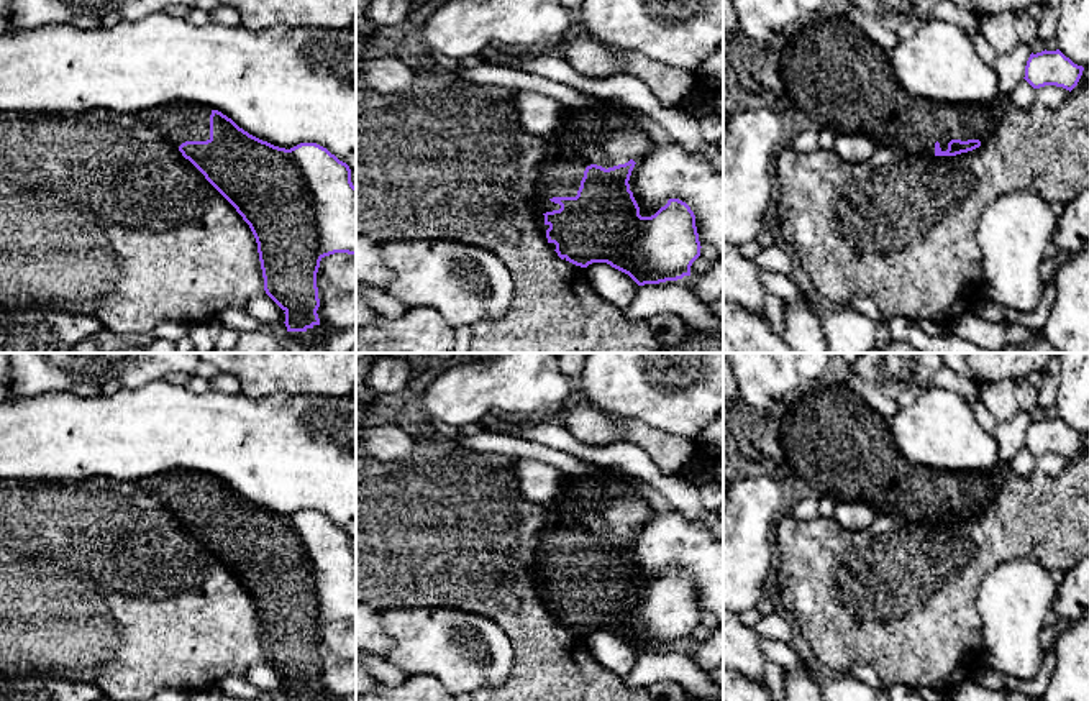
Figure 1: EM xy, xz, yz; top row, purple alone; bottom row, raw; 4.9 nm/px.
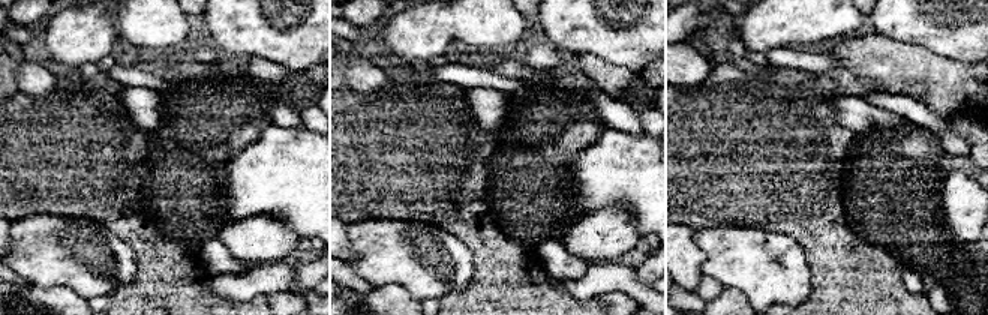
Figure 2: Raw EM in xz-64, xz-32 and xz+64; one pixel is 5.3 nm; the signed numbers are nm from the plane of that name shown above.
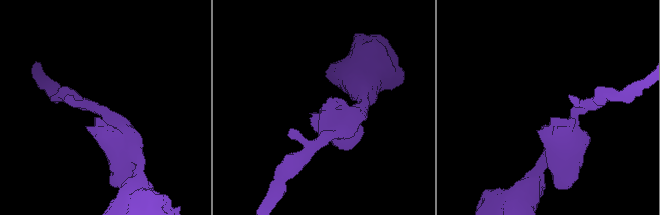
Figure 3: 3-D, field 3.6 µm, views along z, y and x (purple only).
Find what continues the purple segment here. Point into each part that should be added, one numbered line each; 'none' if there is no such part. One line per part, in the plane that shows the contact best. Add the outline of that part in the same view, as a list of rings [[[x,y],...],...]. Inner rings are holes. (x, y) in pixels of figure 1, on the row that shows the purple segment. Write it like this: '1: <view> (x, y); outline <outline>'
1: xz (604, 137); outline [[[613,108],[571,110],[563,126],[544,136],[548,151],[541,164],[538,187],[543,192],[543,213],[559,210],[553,197],[576,197],[584,177],[584,171],[590,164],[605,169],[625,164],[630,159],[640,163],[649,151],[649,138],[636,126],[630,108],[620,112]]]

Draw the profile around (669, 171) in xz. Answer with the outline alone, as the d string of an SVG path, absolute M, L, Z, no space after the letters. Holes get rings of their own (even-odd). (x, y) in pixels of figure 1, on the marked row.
M679 143L653 144L635 164L628 184L641 217L654 215L669 199L686 202L695 215L700 246L713 248L723 259L723 171L707 154L687 151Z

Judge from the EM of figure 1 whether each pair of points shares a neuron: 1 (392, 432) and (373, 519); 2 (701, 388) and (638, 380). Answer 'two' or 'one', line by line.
1: two
2: one

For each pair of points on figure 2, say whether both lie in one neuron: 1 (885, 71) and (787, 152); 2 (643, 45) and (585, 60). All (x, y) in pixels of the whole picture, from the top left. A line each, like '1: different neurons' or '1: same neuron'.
1: same neuron
2: different neurons

